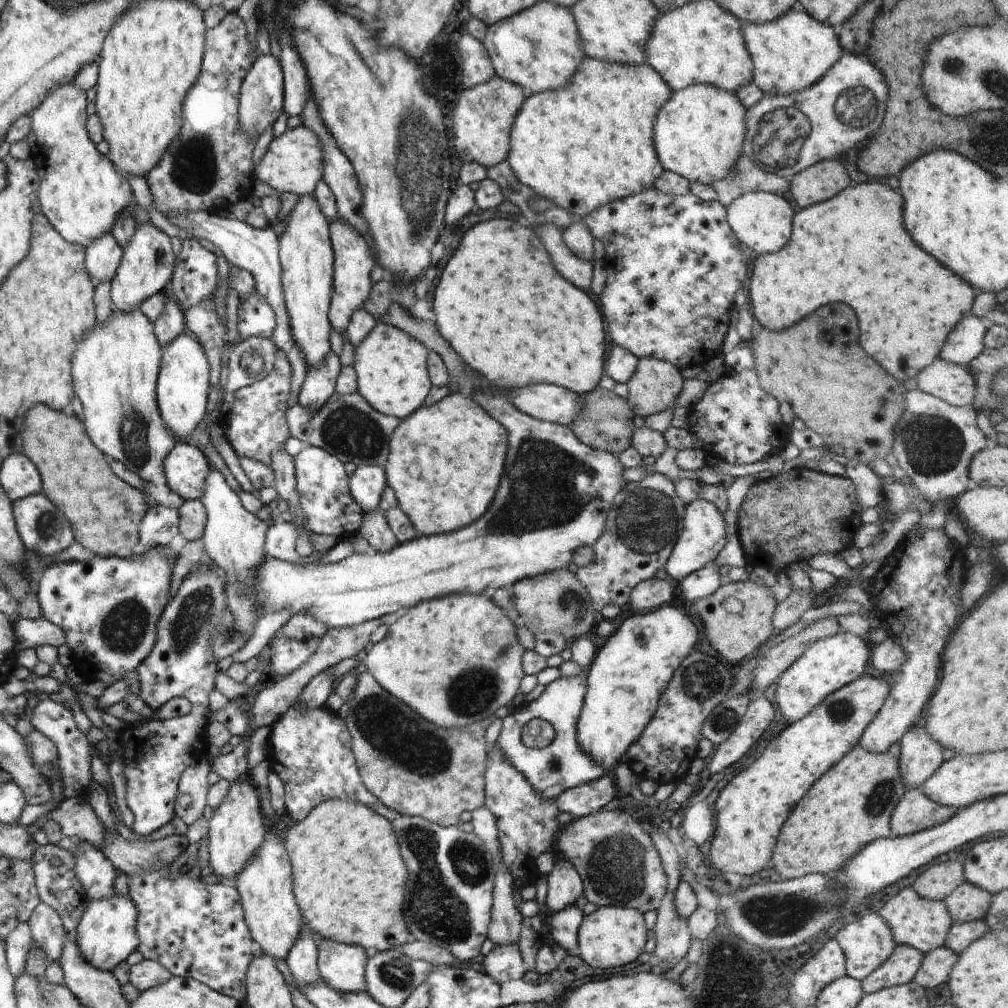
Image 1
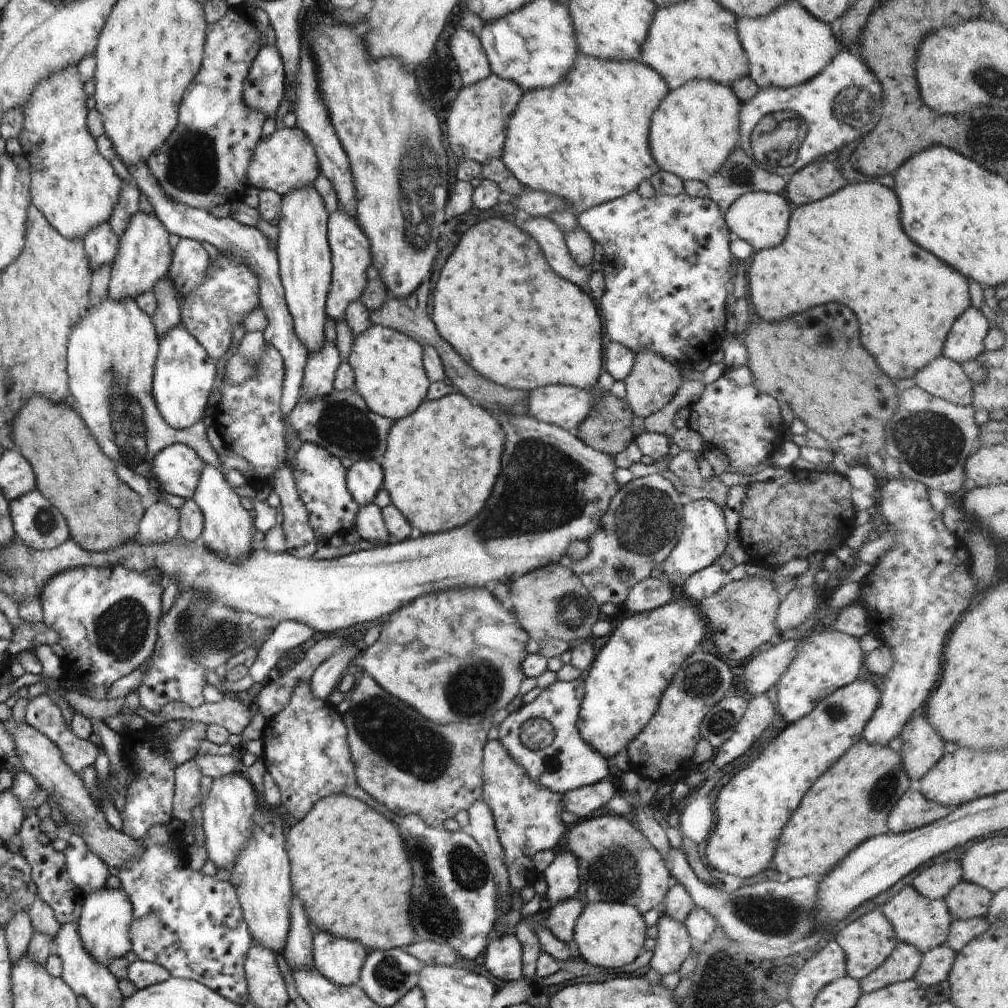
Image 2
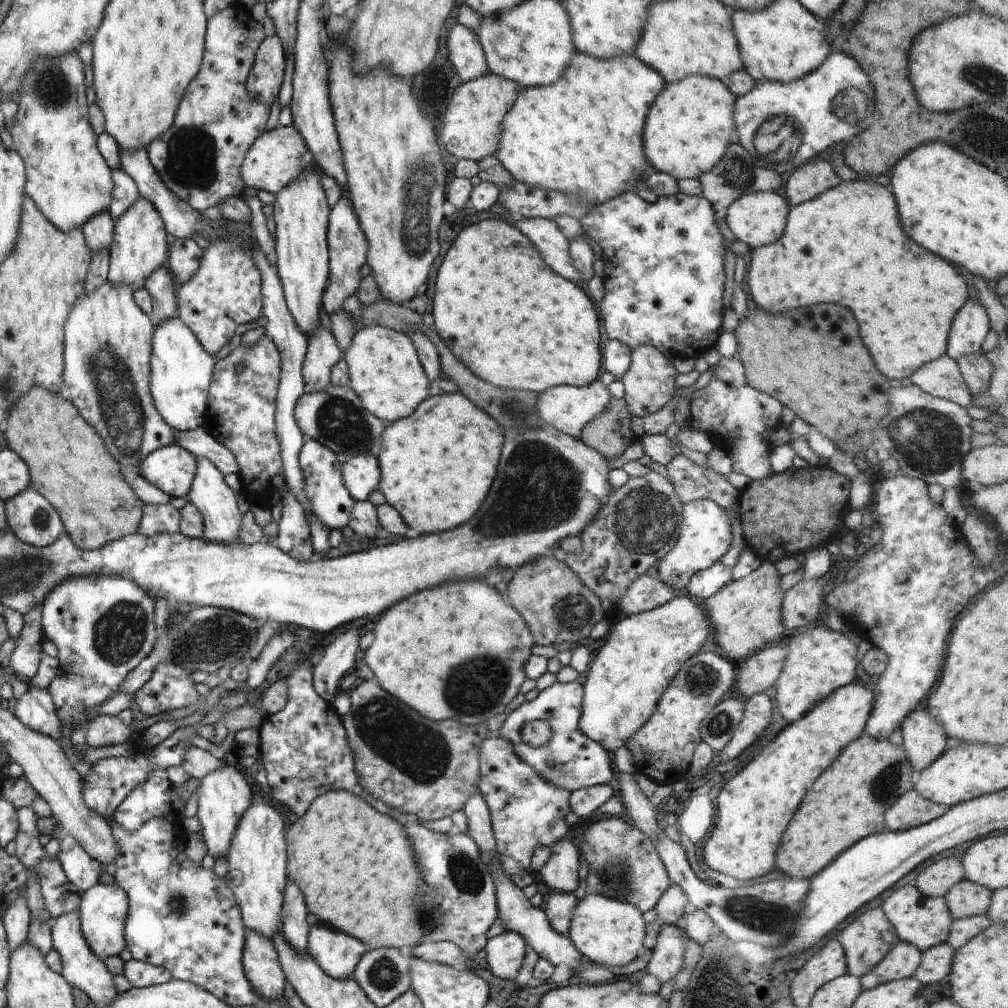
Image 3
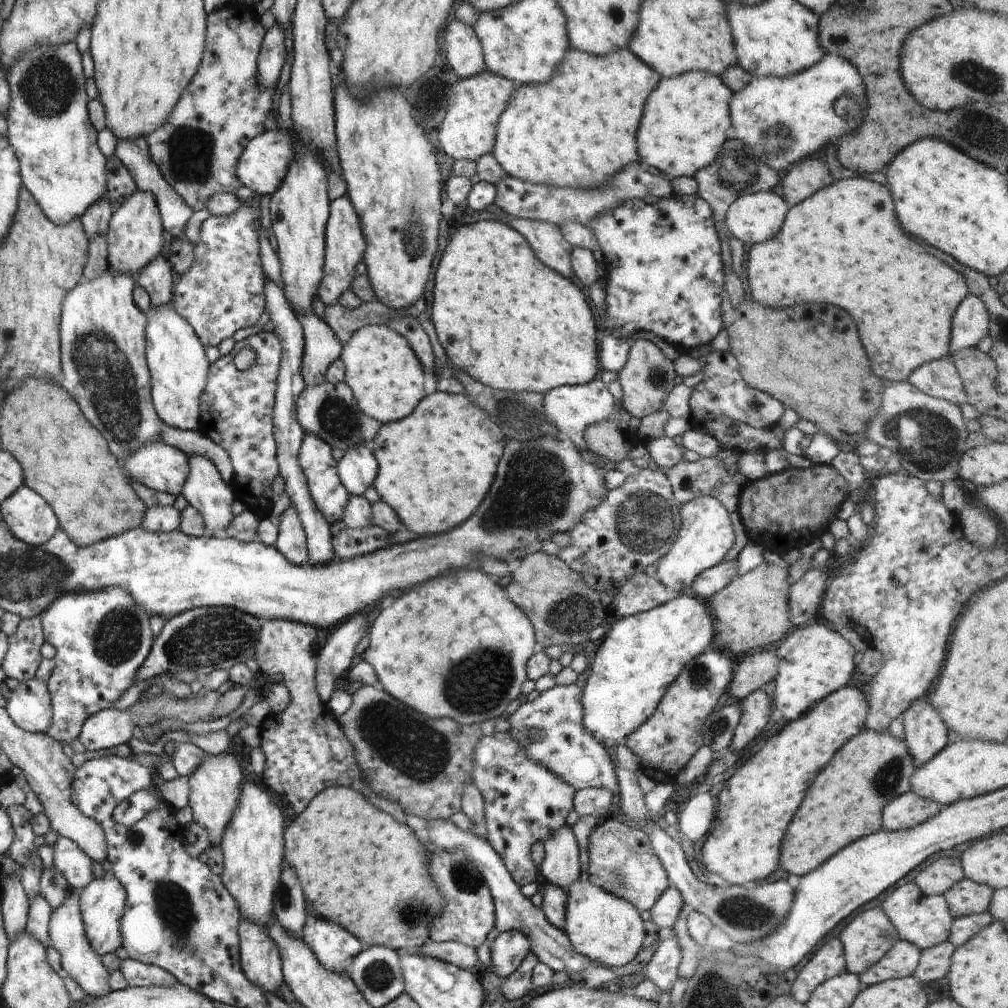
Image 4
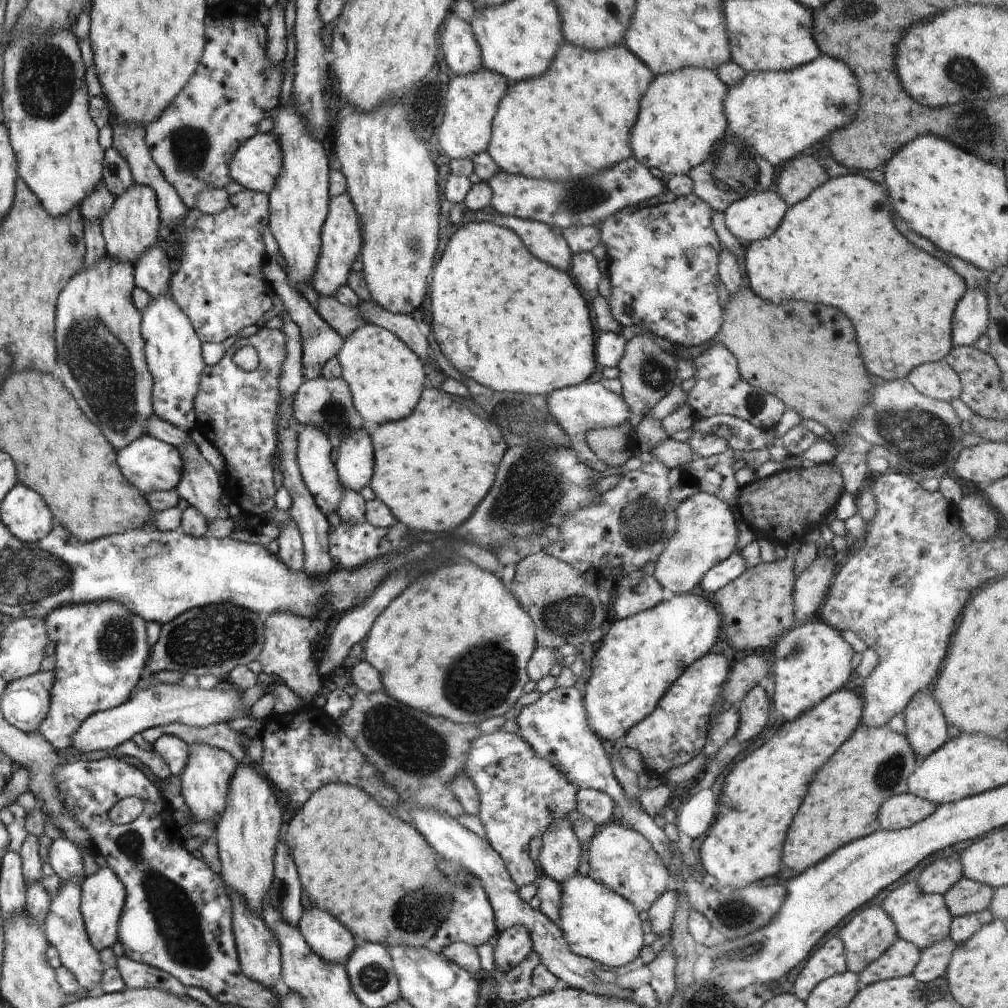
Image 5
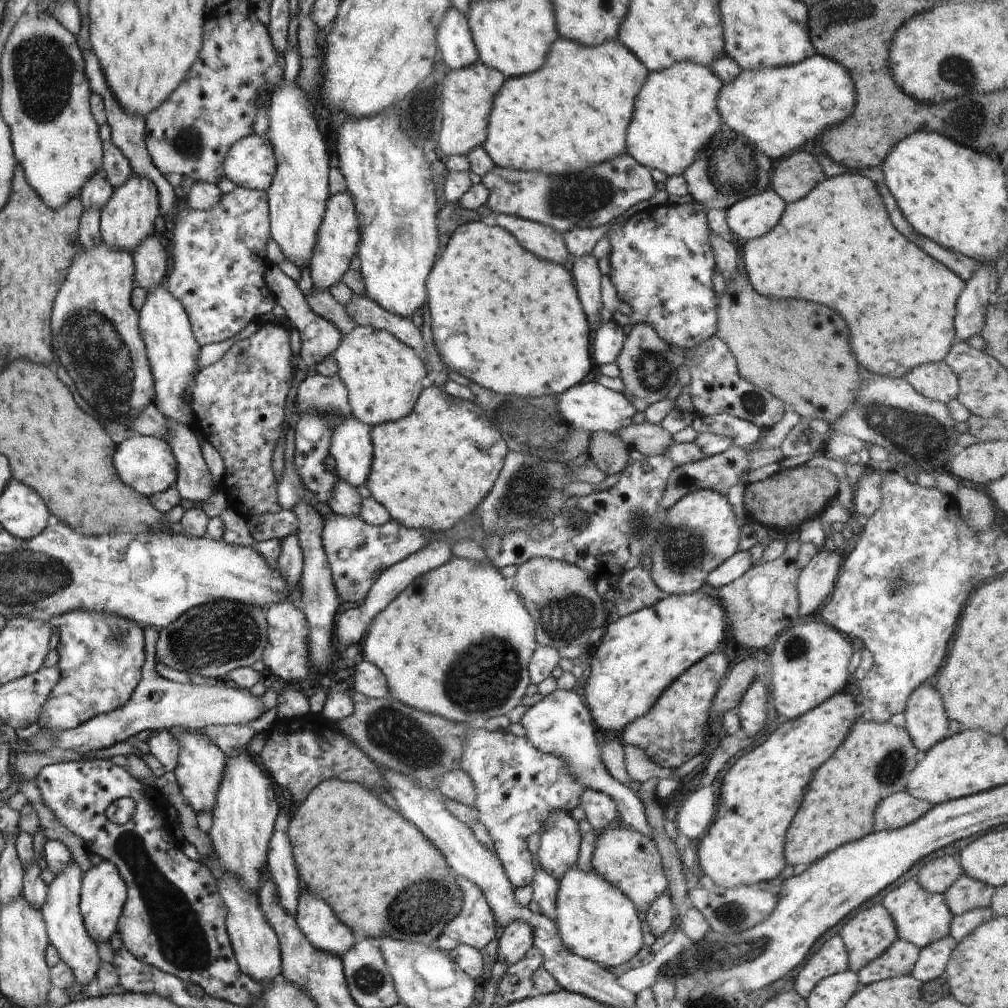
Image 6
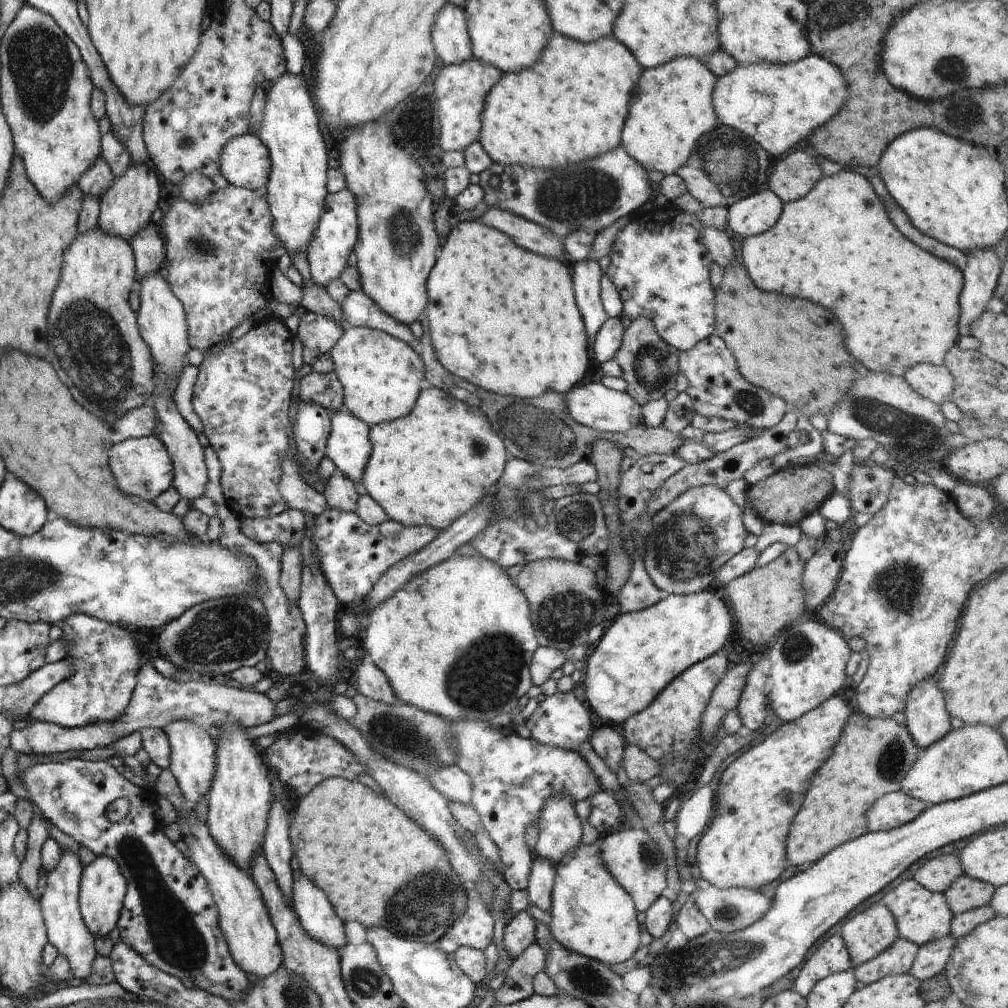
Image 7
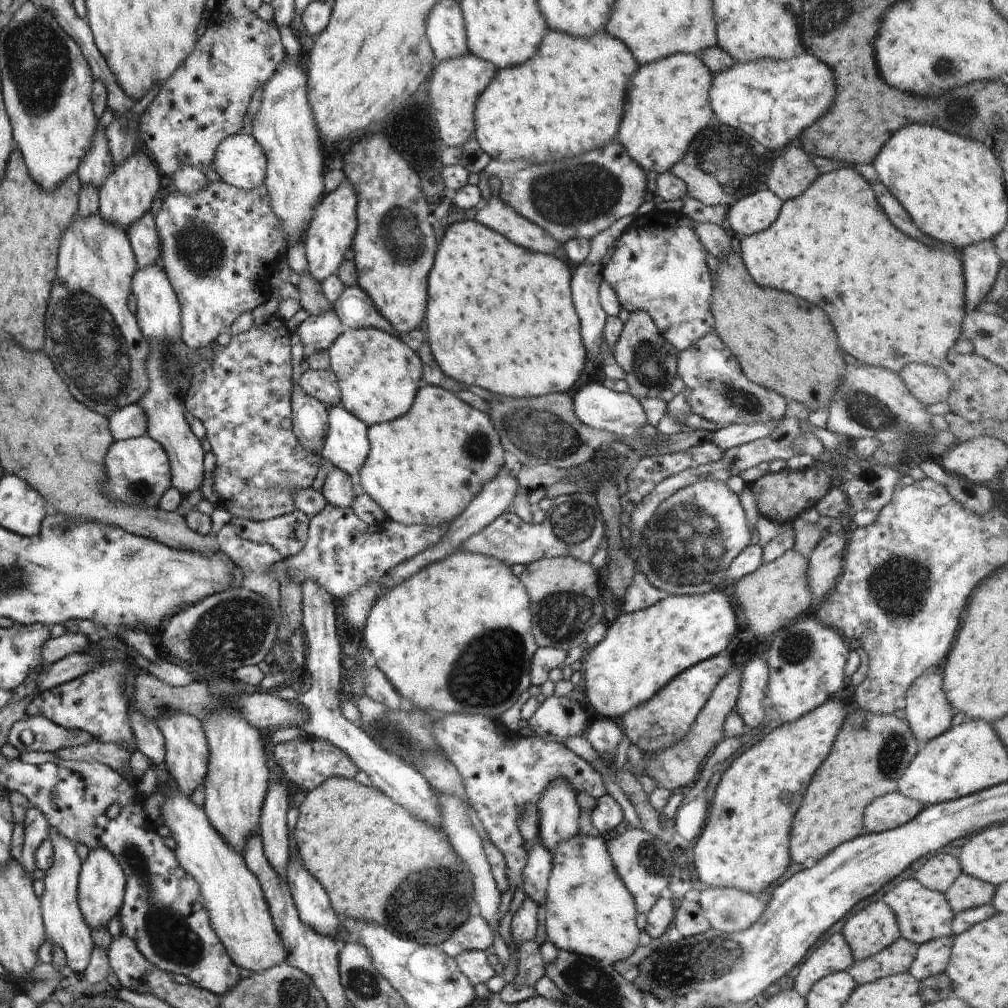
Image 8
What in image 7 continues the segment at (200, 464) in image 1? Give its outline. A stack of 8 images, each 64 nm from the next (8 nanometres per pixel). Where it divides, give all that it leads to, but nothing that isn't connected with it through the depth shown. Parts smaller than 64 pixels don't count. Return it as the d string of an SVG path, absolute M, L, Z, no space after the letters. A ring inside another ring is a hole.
M156 435L116 440L110 450L110 467L119 489L127 495L153 503L155 498L173 486L174 473L170 455Z

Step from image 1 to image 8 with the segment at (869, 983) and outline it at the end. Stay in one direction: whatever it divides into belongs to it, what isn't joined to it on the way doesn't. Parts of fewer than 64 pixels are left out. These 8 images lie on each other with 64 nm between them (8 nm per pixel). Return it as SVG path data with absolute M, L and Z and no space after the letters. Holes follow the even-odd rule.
M900 937L888 948L861 961L854 961L847 970L858 985L871 983L882 977L908 973L918 945Z

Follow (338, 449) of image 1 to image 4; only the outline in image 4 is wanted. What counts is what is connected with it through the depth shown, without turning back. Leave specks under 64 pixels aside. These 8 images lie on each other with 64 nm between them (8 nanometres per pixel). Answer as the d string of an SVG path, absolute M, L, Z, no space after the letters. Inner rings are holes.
M326 380L315 387L306 385L295 403L297 421L303 431L320 437L332 449L348 452L365 444L372 451L375 447L374 439L383 424L361 412L352 389L345 381L332 384Z

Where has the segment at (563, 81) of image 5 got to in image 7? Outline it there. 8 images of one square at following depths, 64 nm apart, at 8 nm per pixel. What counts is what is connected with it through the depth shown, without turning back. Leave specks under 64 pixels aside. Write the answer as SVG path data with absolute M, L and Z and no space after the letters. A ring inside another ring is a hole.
M555 32L548 44L541 52L540 60L532 67L520 73L504 73L501 81L492 87L485 98L483 113L481 114L481 136L478 142L494 163L501 165L522 165L537 169L563 169L568 165L578 164L595 156L605 155L619 147L622 142L622 129L629 115L629 102L634 96L634 87L639 81L643 68L634 58L627 46L624 46L616 37L604 37L591 43L585 43Z

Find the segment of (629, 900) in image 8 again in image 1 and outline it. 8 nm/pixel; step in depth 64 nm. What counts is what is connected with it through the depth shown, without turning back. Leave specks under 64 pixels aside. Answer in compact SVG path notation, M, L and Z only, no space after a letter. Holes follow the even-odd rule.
M606 905L585 915L578 931L579 957L592 968L616 968L634 962L648 942L644 915L630 907Z

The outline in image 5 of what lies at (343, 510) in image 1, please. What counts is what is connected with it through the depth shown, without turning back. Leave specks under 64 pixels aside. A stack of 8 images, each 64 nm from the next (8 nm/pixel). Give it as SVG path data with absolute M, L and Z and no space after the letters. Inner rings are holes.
M312 425L300 426L298 433L297 463L304 481L311 495L314 497L318 508L328 517L331 512L337 512L345 488L337 475L337 468L330 459L333 449L326 434Z

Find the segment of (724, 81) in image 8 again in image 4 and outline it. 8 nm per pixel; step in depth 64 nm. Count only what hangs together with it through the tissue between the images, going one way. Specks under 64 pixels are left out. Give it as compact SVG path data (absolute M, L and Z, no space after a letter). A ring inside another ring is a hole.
M826 53L821 59L820 62L817 62L814 66L807 68L806 70L796 73L795 75L789 77L750 77L750 82L744 87L744 90L740 92L735 92L732 95L732 98L729 102L729 113L731 118L731 135L739 138L744 142L744 144L749 148L750 152L753 154L753 157L760 161L764 162L774 168L778 172L786 172L789 168L796 164L796 162L802 160L803 158L810 157L814 152L818 152L820 148L824 148L829 142L837 144L840 137L848 135L852 131L856 130L864 120L864 114L867 110L867 90L865 89L865 84L862 78L862 75L857 71L857 68L845 58L841 56Z

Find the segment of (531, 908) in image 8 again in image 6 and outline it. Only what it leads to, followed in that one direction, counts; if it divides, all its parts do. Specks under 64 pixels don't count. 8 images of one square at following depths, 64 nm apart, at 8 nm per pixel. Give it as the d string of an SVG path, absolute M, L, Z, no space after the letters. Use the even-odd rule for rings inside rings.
M515 920L504 927L504 932L498 939L498 964L506 967L522 960L532 948L533 938L532 927L527 922Z

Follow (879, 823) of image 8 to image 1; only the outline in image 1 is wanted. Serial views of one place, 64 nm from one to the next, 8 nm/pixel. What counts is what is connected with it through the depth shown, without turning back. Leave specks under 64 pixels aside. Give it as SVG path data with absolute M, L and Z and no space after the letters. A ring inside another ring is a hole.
M907 789L893 810L891 831L894 837L903 837L931 829L958 814L959 810L934 802L920 789Z

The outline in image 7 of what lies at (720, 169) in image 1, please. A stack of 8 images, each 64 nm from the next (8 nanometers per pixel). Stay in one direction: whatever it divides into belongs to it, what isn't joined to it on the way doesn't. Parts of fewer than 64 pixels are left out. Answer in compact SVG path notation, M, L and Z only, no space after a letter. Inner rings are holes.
M676 57L662 66L644 69L629 102L629 115L622 129L622 146L647 171L674 175L693 153L701 136L719 124L712 102L717 77L694 57Z

